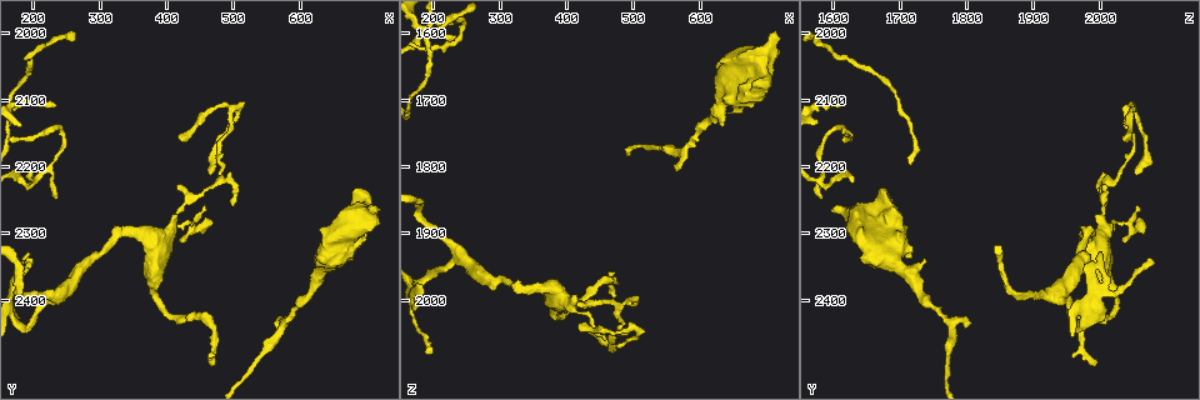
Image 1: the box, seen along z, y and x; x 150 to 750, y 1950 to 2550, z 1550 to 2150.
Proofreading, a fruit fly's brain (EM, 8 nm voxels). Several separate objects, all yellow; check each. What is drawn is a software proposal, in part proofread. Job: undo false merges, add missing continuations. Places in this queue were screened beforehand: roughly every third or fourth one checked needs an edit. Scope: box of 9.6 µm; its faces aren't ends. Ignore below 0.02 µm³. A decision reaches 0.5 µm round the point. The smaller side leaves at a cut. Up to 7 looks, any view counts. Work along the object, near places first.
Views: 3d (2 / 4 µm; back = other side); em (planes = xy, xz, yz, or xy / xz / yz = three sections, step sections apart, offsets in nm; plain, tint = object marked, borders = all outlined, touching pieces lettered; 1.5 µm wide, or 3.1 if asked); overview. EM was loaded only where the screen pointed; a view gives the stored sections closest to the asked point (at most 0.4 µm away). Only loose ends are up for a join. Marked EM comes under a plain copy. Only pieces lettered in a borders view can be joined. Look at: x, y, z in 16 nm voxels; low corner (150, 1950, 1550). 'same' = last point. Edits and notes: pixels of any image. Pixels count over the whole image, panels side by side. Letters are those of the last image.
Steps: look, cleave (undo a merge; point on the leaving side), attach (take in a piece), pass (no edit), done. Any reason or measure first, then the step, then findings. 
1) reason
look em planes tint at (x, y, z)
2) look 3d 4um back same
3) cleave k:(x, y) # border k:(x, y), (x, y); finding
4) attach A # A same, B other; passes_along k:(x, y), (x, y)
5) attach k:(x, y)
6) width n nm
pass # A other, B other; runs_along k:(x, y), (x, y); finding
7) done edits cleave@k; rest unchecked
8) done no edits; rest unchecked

thick end
look em xy step 8 tint at (710, 2265, 1600)

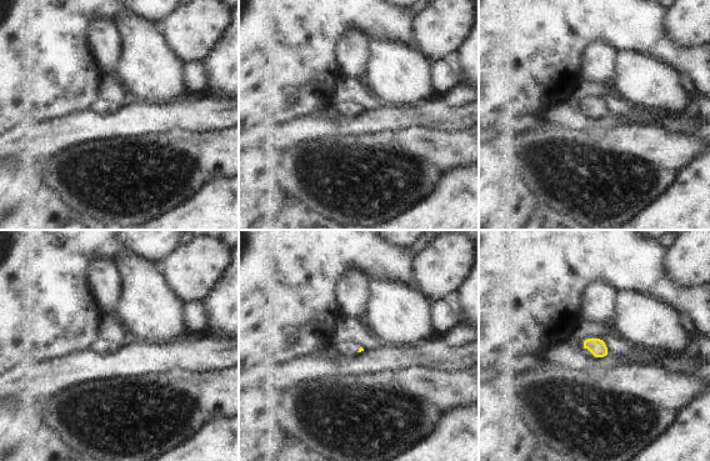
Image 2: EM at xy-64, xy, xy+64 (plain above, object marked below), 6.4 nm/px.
look em planes borders same

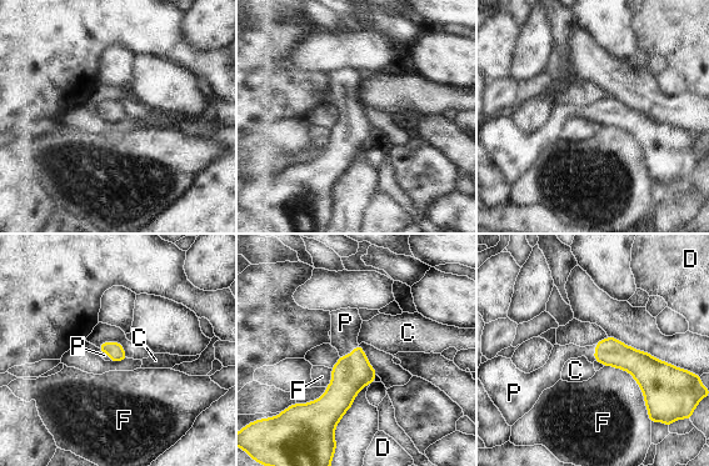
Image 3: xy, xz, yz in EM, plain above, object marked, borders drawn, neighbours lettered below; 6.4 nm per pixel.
attach P # C other, D other, F other, P same; passes_along 3:(351, 372), (349, 354), (345, 322); it goes on there

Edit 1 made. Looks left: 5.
see it whole again
look overview

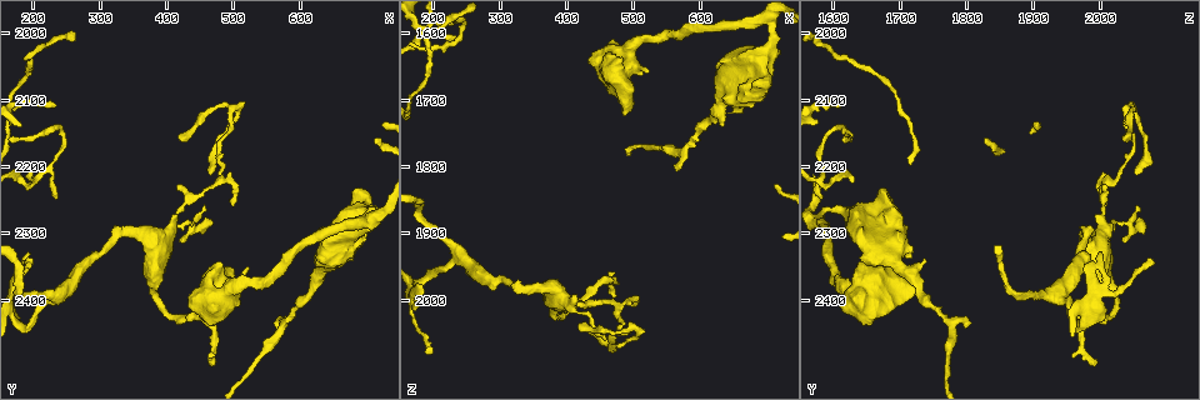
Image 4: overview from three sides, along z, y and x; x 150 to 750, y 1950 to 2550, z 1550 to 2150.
an open end
look 3d 2um at (560, 2440, 1800)

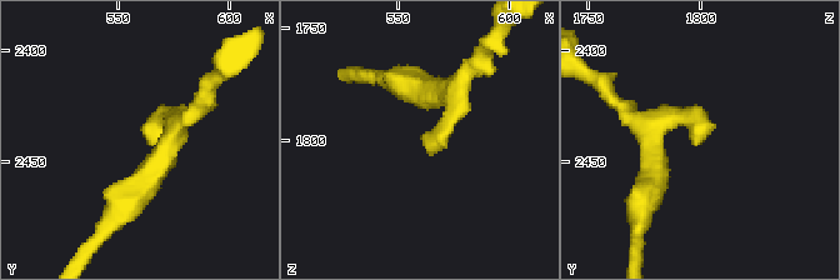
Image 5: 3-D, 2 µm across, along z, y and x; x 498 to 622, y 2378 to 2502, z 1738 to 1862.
look em xz step 8 tint at (561, 2441, 1801)

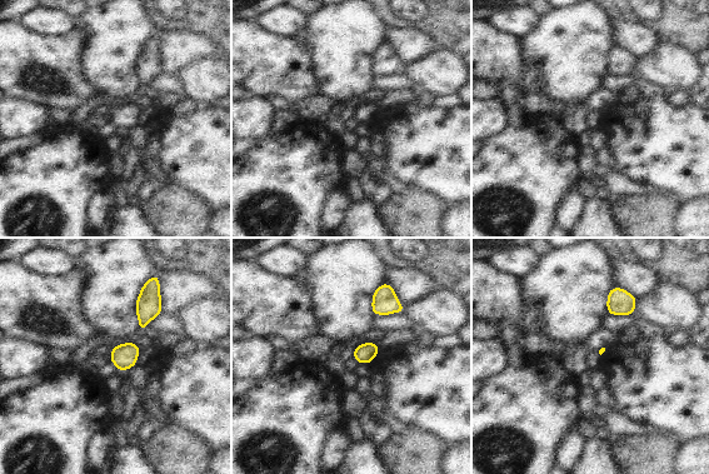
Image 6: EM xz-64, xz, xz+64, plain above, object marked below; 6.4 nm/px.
look em planes borders same

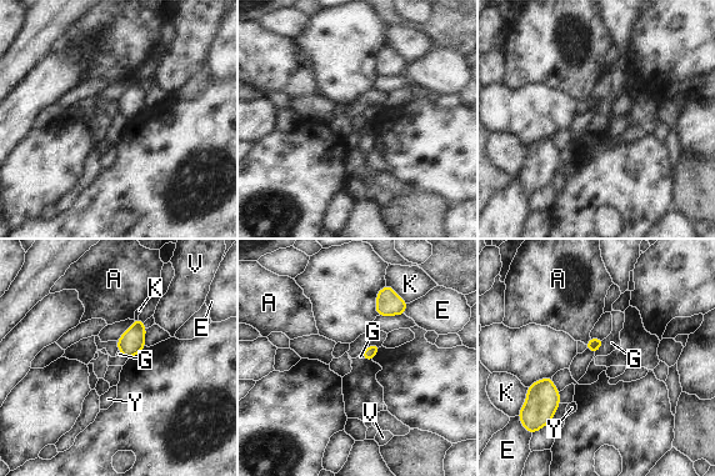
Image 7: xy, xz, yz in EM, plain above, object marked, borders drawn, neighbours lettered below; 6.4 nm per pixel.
longest_contact K 180 nm
pass # A other, E other, G other, K other, V other, Y other; none of them fits

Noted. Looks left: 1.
done edits attach@3; rest unchecked

